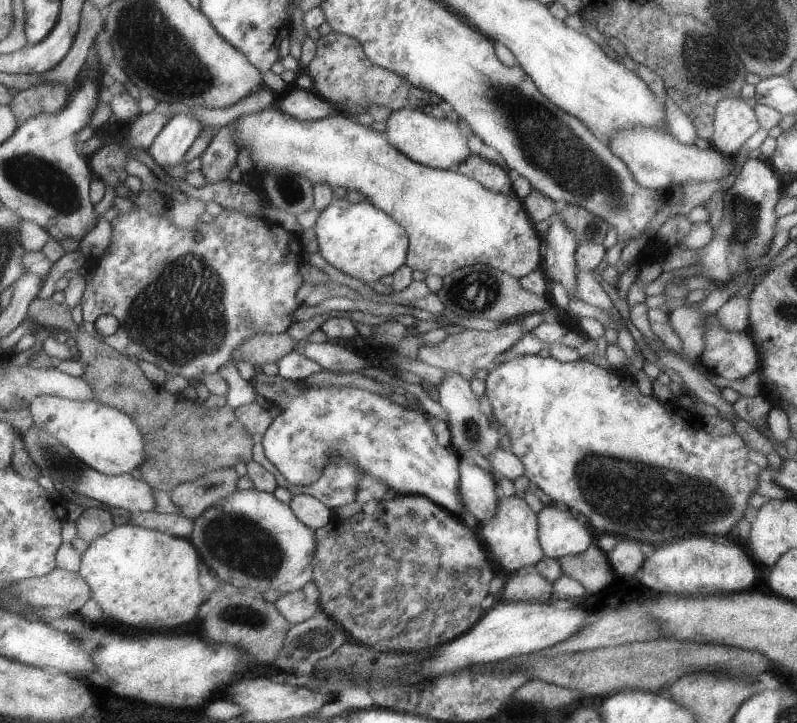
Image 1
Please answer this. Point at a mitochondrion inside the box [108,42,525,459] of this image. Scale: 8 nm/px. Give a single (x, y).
(180, 316)

